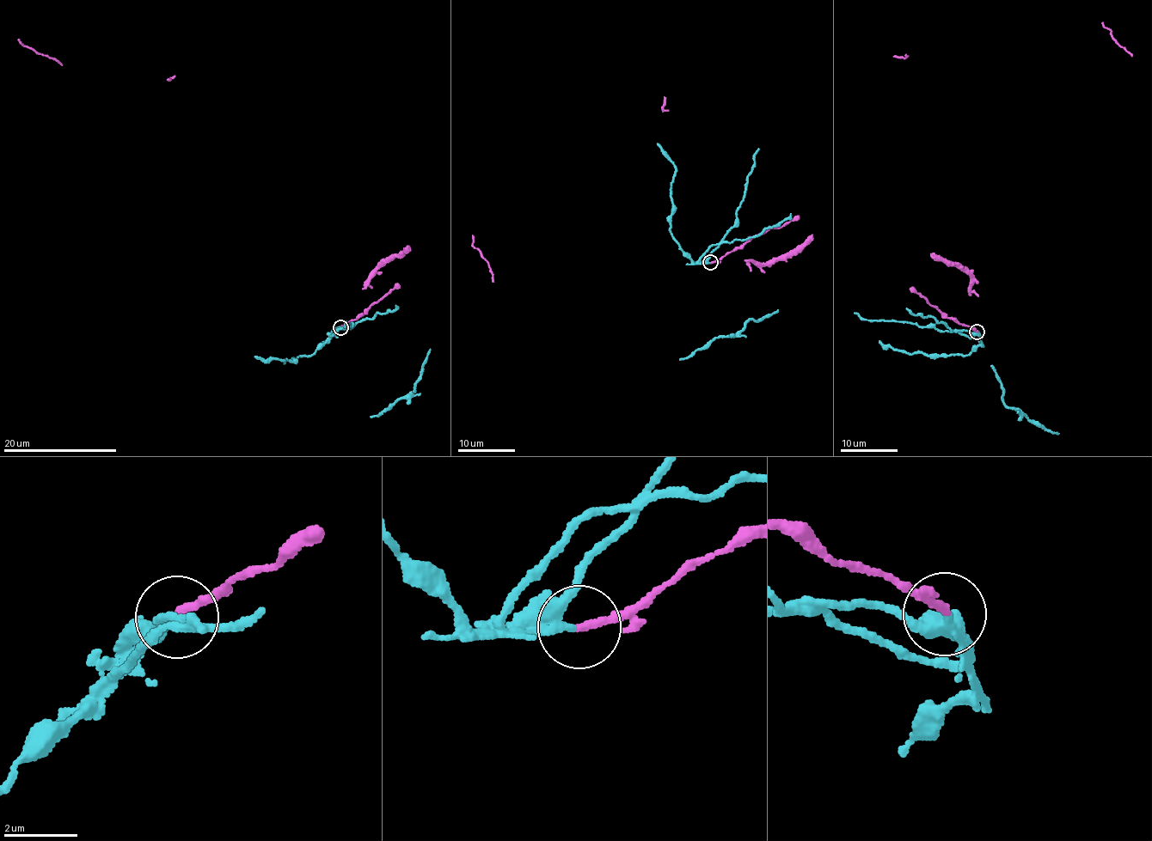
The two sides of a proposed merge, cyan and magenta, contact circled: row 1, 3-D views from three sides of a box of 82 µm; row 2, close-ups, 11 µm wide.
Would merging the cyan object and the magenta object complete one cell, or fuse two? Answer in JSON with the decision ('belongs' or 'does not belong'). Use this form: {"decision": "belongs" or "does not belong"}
{"decision": "does not belong"}

